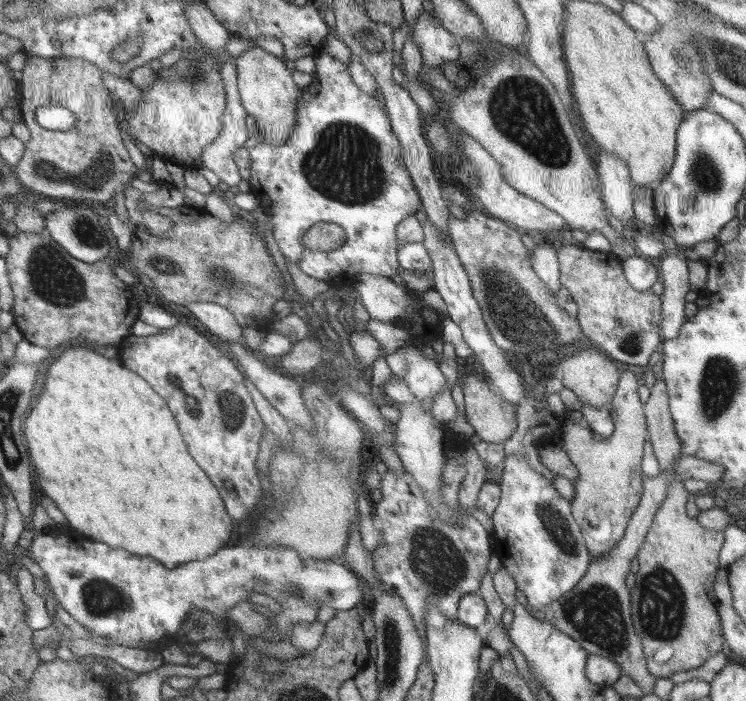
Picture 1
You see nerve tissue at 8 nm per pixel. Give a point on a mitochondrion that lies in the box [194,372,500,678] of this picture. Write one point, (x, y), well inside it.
(434, 559)

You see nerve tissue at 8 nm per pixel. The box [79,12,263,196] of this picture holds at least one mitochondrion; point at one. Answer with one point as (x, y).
(192, 77)

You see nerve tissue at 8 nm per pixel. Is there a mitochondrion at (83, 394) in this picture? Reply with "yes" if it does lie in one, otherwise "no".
no

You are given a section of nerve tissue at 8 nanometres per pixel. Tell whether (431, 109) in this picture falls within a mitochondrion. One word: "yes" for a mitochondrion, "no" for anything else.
no

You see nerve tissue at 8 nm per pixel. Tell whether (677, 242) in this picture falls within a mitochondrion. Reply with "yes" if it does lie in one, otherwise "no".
no

